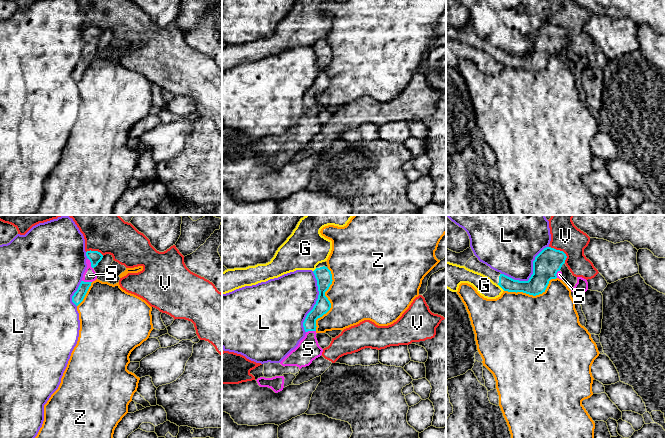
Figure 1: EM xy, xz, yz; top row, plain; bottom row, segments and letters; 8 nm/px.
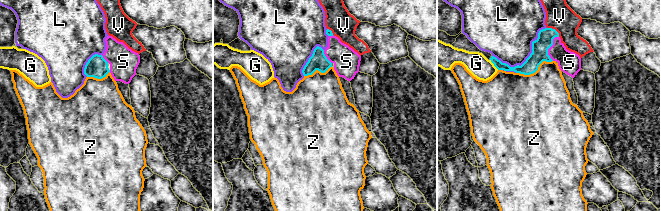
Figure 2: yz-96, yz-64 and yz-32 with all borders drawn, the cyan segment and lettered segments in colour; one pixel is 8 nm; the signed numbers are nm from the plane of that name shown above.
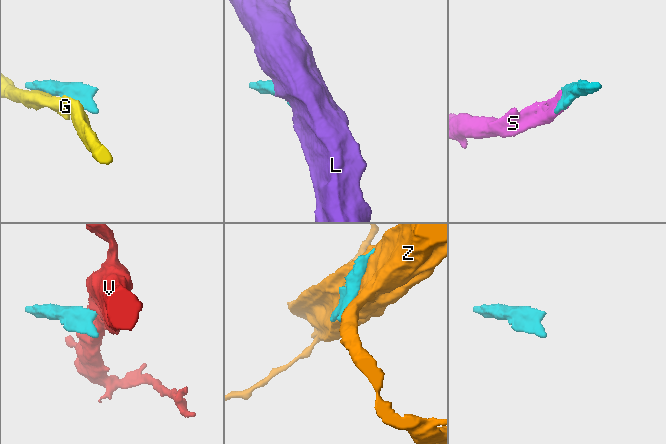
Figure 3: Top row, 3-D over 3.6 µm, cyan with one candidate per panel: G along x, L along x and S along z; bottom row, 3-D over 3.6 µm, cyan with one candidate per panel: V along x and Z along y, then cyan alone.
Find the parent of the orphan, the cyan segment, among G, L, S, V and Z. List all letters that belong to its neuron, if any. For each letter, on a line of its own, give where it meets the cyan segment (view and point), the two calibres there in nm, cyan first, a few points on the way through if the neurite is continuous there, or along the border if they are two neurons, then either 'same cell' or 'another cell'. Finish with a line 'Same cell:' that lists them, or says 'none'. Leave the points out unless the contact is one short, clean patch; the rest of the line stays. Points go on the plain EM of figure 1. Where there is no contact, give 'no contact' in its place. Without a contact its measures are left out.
G: meets cyan in yz at (501, 63); 130 nm thick on the cyan side, 150 nm on the other; border along yz (498, 60), (504, 66); another cell
L: meets cyan in yz at (531, 51); 220 nm thick on the cyan side, 380 nm on the other; another cell
S: meets cyan in xy at (91, 39); 100 nm thick on the cyan side, 100 nm on the other; runs through xy (95, 33), (91, 39), (89, 51); same cell
V: meets cyan in yz at (561, 27); 220 nm thick on the cyan side, 220 nm on the other; border along yz (549, 22), (561, 26), (566, 32), (565, 38); another cell
Z: meets cyan in xz at (328, 76); 130 nm thick on the cyan side, 460 nm on the other; another cell
Same cell: S

